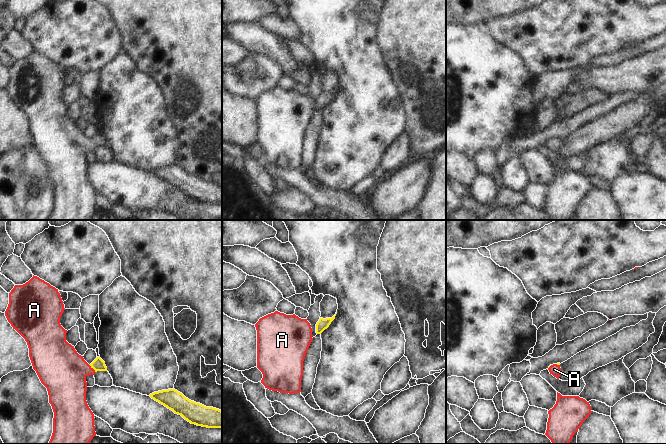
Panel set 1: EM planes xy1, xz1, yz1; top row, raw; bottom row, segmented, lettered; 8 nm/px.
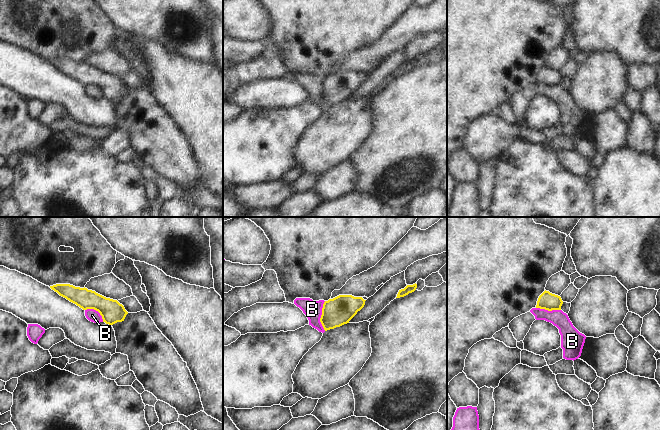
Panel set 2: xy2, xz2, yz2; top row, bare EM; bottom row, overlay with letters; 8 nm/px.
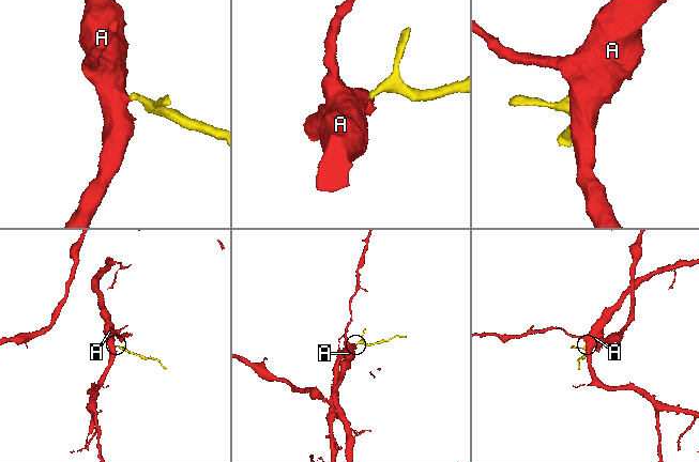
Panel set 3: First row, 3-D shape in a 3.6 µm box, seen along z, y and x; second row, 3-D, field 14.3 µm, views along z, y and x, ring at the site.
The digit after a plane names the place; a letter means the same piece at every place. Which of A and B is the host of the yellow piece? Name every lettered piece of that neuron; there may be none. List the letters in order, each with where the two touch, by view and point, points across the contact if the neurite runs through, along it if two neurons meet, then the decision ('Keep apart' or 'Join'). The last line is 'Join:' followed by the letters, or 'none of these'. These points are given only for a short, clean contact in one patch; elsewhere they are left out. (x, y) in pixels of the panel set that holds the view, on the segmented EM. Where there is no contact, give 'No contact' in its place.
A: Touches yellow at xy1 (92, 367). Path across: xy1 (98, 364), (92, 367), (61, 369). Join
B: Touches yellow at xz2 (321, 316). Boundary: xz2 (325, 301), (320, 318), (320, 323), (324, 330). Keep apart
Join: A.

